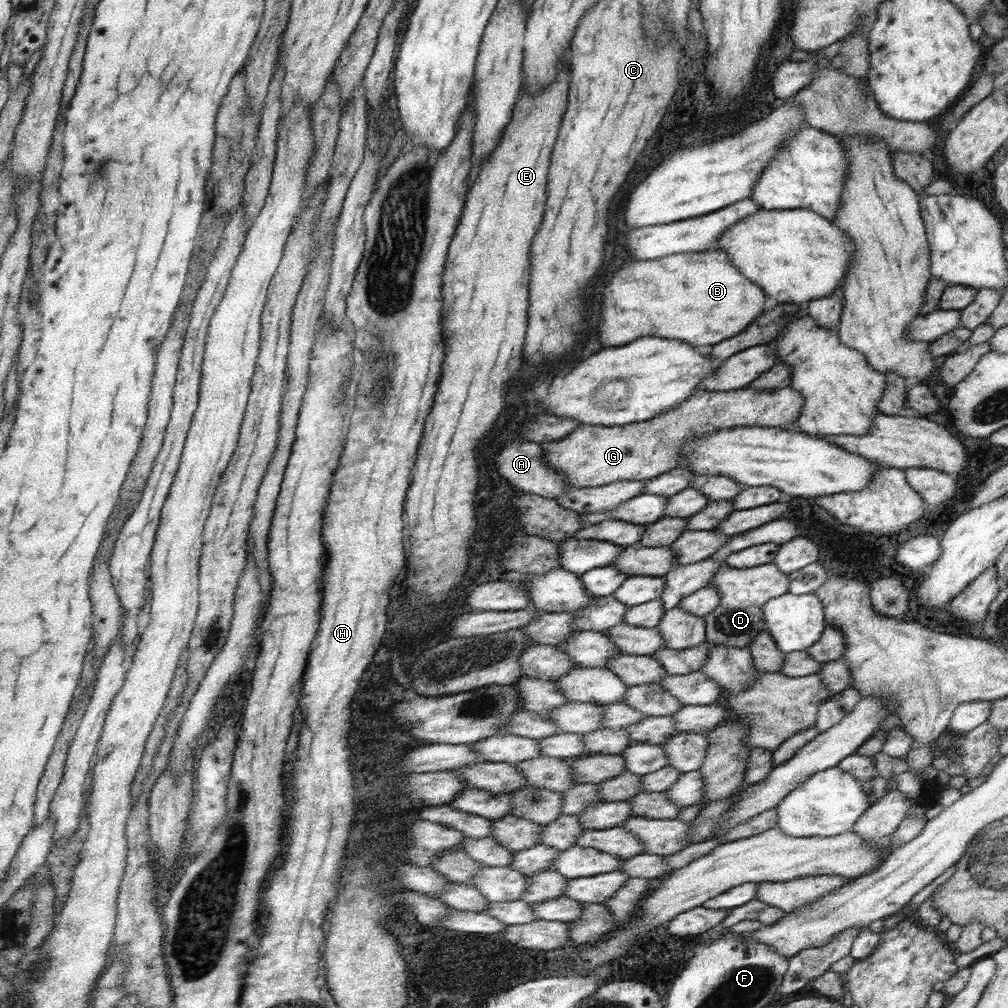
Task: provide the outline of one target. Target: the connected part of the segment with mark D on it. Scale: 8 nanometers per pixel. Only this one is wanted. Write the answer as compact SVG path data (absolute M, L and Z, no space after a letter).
M727 563L710 580L712 587L720 593L720 605L711 615L704 616L706 622L706 641L710 644L721 643L737 648L748 647L754 638L766 631L764 607L773 598L784 596L789 592L790 577L774 563L754 566L754 568L732 567Z

